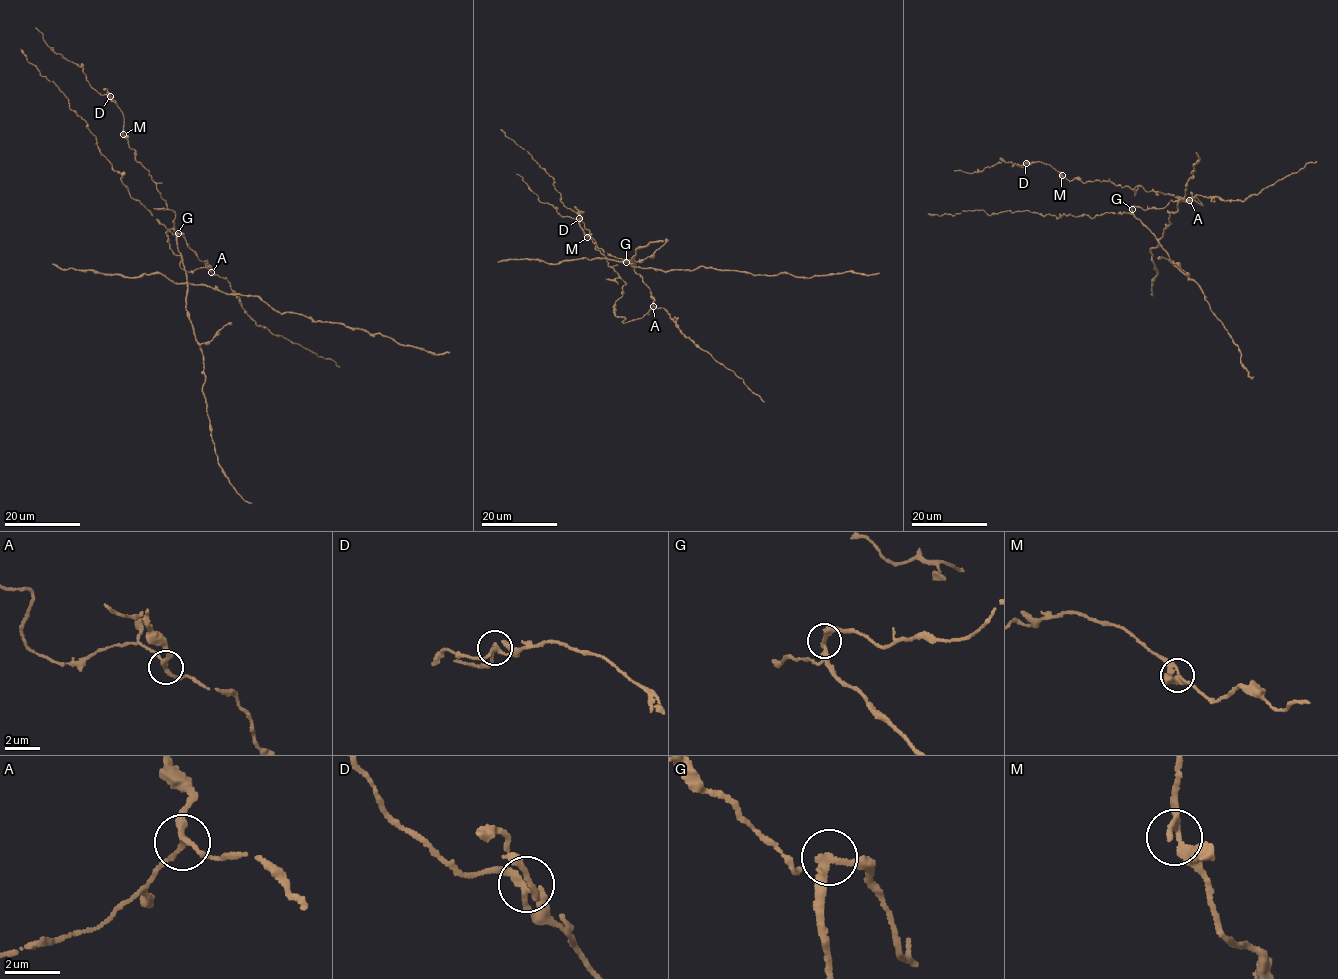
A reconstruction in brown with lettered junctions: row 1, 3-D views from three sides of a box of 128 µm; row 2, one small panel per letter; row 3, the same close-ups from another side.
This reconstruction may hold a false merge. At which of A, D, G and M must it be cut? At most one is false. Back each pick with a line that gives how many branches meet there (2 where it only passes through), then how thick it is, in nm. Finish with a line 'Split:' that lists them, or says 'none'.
G: Branches: 3. Thickness 200 nm
Split: G

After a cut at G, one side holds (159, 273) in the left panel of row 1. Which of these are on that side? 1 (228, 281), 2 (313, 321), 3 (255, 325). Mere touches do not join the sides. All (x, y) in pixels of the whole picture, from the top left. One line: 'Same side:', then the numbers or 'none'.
Same side: 2

